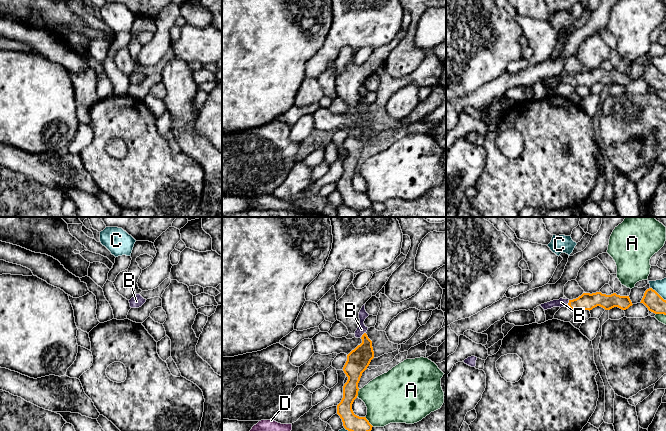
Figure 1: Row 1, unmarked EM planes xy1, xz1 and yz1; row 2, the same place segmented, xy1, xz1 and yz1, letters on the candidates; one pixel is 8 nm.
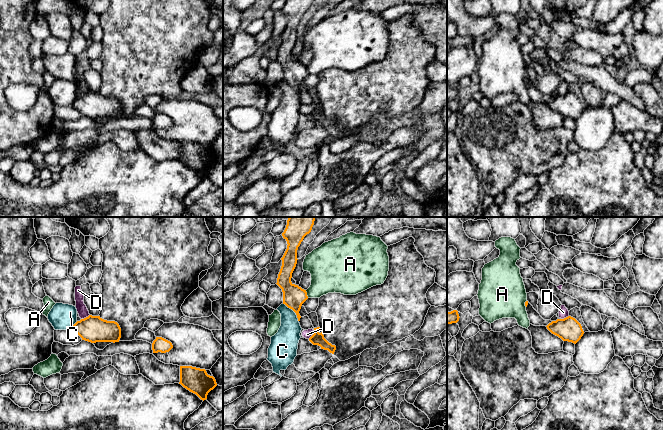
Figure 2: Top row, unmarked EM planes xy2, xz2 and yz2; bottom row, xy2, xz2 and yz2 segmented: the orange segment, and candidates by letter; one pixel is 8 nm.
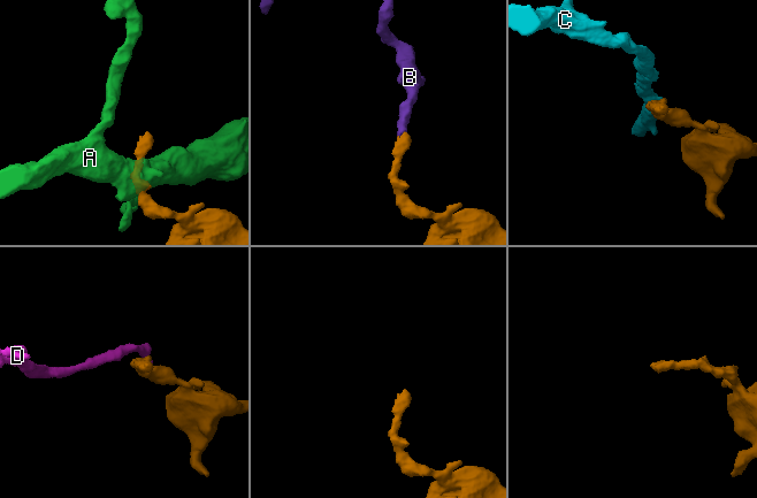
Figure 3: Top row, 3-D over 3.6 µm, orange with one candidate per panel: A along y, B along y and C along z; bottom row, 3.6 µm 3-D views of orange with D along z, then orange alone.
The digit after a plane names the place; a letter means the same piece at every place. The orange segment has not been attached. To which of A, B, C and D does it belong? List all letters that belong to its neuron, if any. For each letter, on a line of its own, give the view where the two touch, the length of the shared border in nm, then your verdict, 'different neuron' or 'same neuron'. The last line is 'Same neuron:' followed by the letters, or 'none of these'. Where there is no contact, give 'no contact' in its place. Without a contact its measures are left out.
A: contact in xz1; length 100 nm; different neuron
B: contact in yz1; length 60 nm; same neuron
C: contact in xz2; length 200 nm; different neuron
D: contact in xy2; length 80 nm; different neuron
Same neuron: B

